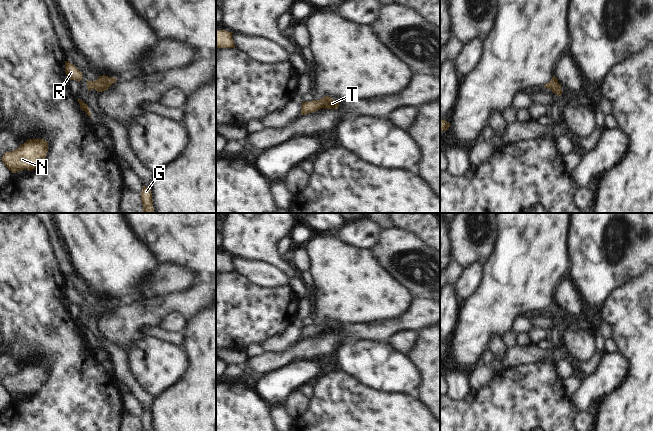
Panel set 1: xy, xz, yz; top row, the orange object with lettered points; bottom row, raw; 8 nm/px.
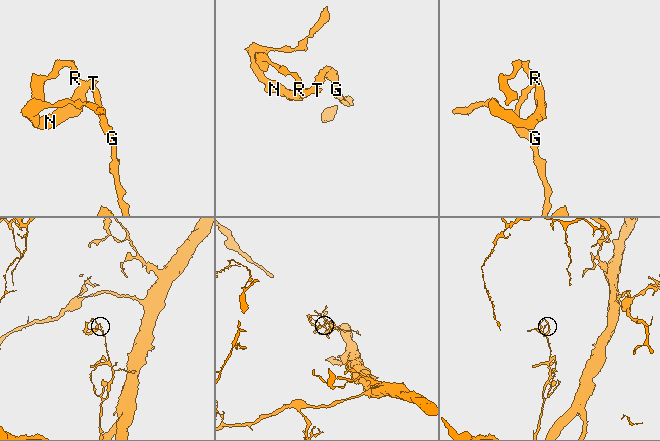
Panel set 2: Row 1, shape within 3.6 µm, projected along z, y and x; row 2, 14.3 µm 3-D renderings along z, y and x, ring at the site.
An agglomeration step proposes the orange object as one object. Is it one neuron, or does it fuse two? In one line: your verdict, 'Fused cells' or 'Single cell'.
Single cell.

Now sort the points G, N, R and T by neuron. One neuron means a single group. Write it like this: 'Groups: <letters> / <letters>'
Groups: G N R T.

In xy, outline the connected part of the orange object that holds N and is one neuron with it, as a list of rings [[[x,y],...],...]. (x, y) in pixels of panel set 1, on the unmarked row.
[[[28,363],[17,373],[5,376],[2,381],[4,389],[16,397],[27,393],[35,393],[45,382],[48,375],[48,367],[44,363]]]

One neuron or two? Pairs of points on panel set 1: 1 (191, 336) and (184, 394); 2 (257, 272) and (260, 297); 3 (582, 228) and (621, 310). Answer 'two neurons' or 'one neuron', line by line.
1: one neuron
2: two neurons
3: two neurons

